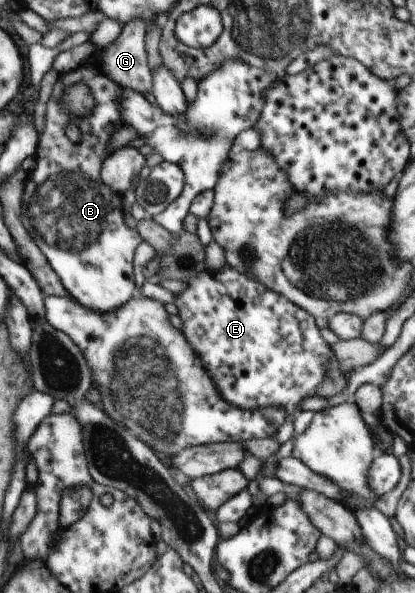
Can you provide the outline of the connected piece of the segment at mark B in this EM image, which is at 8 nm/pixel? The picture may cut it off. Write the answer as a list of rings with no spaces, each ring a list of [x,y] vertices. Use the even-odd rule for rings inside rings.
[[[97,48],[94,55],[89,57],[86,65],[63,73],[53,86],[47,102],[44,129],[39,135],[34,169],[27,174],[24,186],[21,220],[28,233],[33,237],[40,251],[46,256],[51,268],[59,275],[67,293],[88,309],[99,312],[109,312],[122,307],[135,295],[134,261],[135,249],[143,242],[137,228],[130,228],[124,221],[122,199],[105,181],[101,180],[101,167],[112,153],[108,151],[108,141],[112,133],[122,125],[121,100],[123,99],[122,85],[107,76],[99,66],[98,54],[102,49]],[[75,83],[83,83],[90,88],[96,107],[94,111],[81,120],[71,118],[59,102],[61,93],[66,87]],[[70,121],[80,123],[81,140],[73,142],[66,135],[64,125]]]

